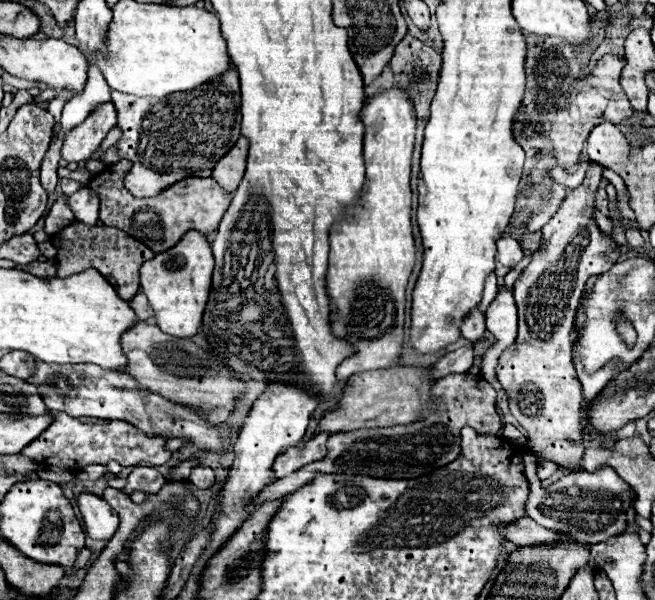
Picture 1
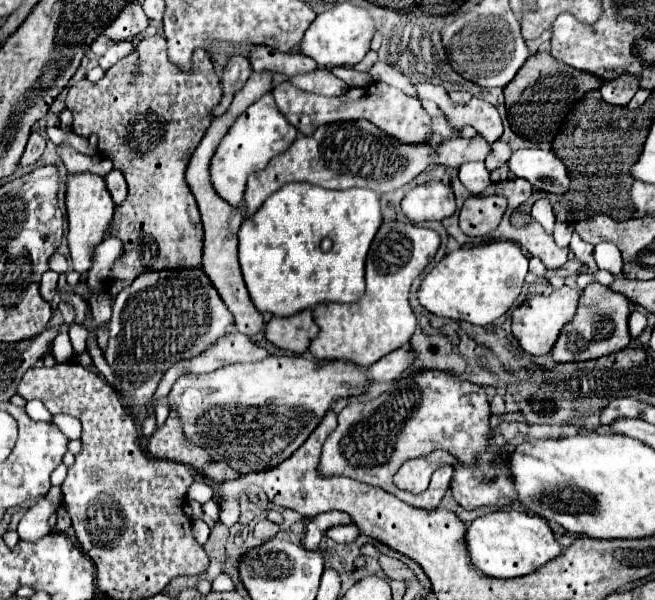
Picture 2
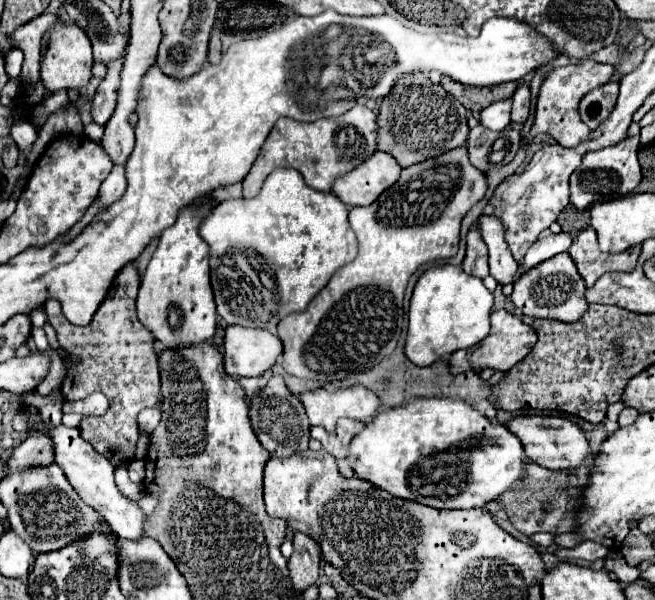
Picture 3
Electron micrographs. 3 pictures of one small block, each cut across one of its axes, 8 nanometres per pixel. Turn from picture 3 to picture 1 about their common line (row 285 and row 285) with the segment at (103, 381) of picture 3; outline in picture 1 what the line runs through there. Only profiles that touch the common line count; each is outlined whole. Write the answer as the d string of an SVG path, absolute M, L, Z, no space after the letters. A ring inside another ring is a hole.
M74 222L68 228L60 230L58 234L52 236L52 244L56 246L56 262L58 262L58 278L72 276L82 270L98 270L116 290L124 300L132 300L140 288L138 280L138 270L140 266L154 258L154 252L144 246L142 242L134 240L132 236L124 234L122 230L116 230L112 226L86 226L82 222Z

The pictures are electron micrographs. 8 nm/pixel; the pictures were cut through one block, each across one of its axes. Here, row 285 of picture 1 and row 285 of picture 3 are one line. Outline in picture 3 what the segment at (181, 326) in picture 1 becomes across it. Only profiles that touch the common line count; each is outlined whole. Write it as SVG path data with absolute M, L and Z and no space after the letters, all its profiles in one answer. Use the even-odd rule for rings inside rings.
M210 194L190 202L178 214L178 220L160 236L158 248L142 276L138 292L138 318L164 346L198 344L214 336L216 308L210 286L210 248L198 234L204 218L214 210Z

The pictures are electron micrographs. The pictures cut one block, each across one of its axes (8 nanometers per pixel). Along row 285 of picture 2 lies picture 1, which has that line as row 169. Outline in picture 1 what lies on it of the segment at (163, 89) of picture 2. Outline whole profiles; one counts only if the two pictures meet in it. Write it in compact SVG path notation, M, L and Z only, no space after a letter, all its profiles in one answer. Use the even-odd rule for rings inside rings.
M130 160L110 164L102 174L94 176L88 186L100 198L100 220L106 226L120 228L132 238L148 244L154 252L172 248L188 230L200 230L204 234L214 232L230 206L232 194L220 188L212 178L184 178L162 190L158 196L136 198L124 188L124 176L130 170Z

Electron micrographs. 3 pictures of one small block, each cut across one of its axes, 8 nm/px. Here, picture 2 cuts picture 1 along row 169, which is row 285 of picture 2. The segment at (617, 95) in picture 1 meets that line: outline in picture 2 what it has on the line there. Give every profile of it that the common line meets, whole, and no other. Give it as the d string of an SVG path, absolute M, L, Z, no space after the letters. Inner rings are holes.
M564 284L562 288L556 288L552 294L542 296L530 296L520 308L516 308L512 312L512 332L518 338L520 346L528 352L528 354L550 354L552 346L556 344L564 324L568 324L568 320L572 320L572 316L576 314L576 306L578 306L578 290Z

